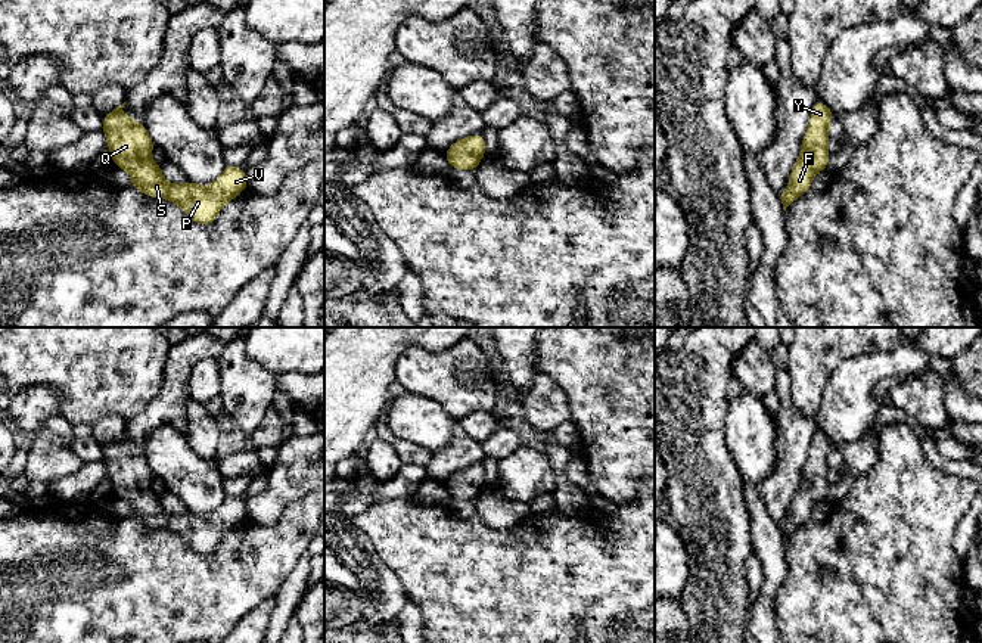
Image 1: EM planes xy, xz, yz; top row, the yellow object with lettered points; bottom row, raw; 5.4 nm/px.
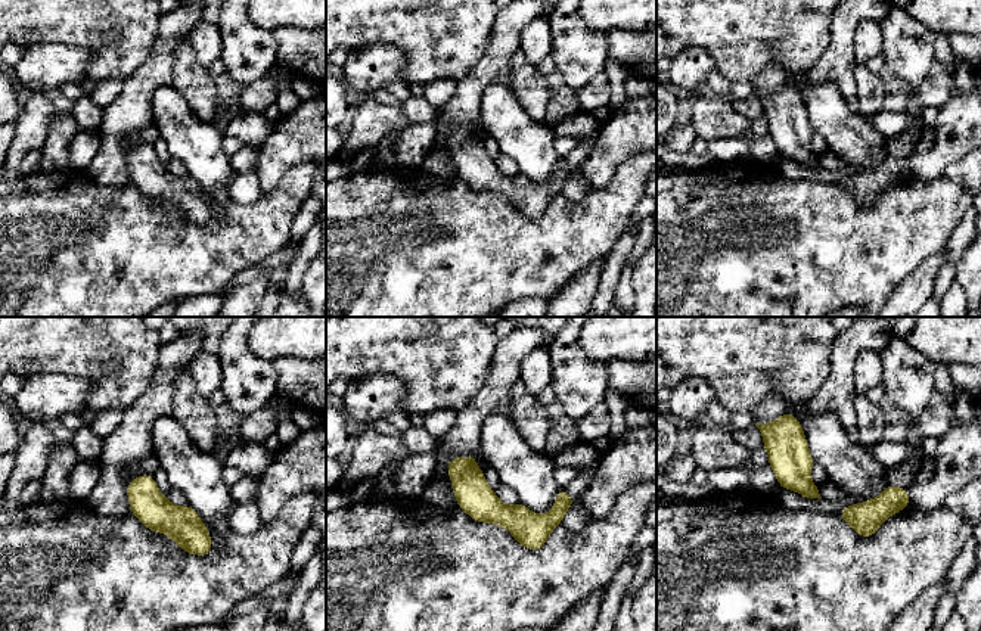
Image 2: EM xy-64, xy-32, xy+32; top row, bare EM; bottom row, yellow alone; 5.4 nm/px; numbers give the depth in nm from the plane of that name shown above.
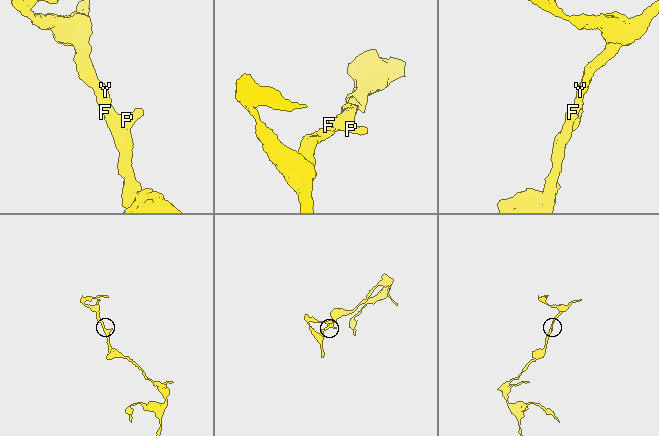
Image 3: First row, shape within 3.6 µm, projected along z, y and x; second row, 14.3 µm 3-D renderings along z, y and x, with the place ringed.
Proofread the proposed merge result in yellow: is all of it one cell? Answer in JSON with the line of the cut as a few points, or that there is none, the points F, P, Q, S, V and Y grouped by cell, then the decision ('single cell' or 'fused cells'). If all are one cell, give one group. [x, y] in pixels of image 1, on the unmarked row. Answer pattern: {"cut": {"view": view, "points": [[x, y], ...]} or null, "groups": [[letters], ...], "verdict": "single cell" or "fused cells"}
{"cut": null, "groups": [["F", "P", "Q", "S", "V", "Y"]], "verdict": "single cell"}

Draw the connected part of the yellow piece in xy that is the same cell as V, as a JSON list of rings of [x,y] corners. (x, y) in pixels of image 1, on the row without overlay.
[[[125,432],[103,447],[103,462],[115,496],[131,506],[133,519],[146,526],[171,531],[195,553],[208,556],[227,532],[248,518],[246,503],[230,496],[208,518],[190,512],[180,516],[168,513],[161,497],[150,488],[155,475],[144,454],[137,454],[124,444],[124,435]]]

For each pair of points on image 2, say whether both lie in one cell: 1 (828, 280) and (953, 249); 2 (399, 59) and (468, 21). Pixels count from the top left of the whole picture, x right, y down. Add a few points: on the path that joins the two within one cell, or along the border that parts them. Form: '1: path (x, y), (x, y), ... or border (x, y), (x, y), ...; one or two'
1: border (964, 217), (943, 246); two
2: border (373, 43), (391, 43), (404, 53), (401, 78); two

